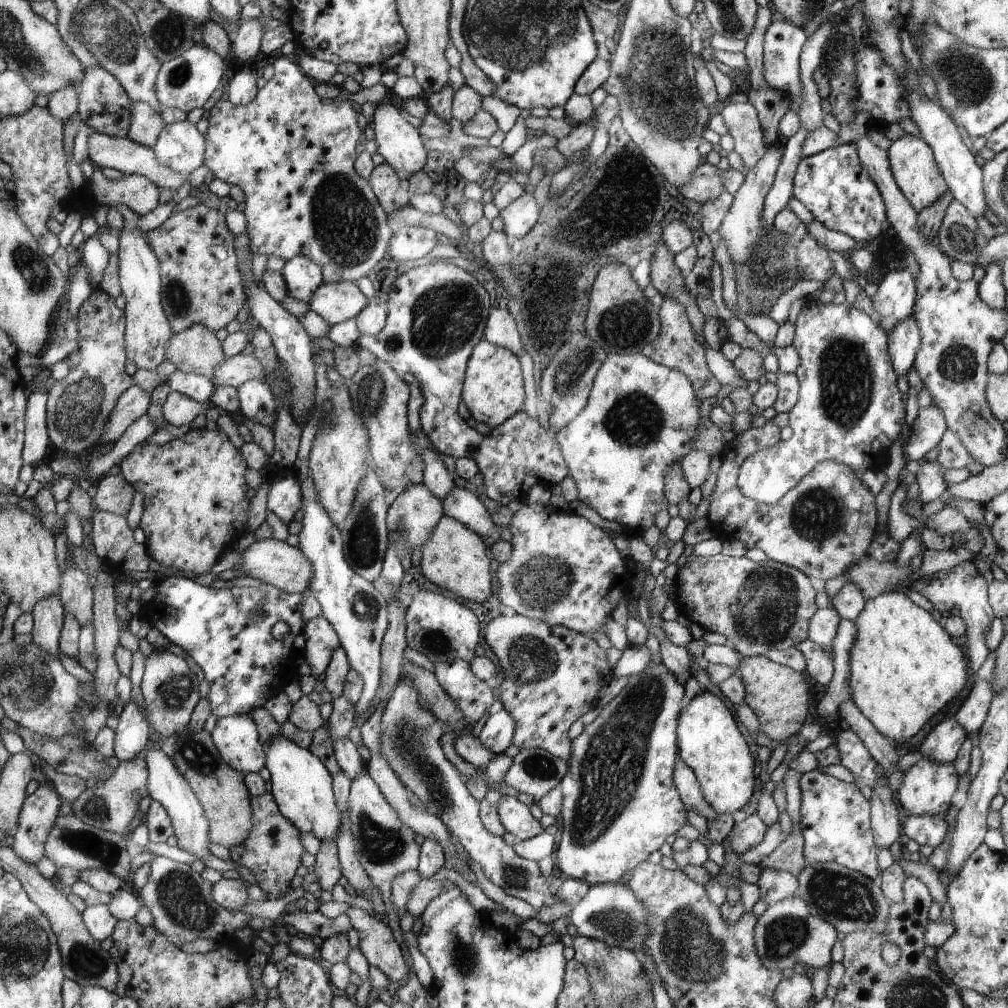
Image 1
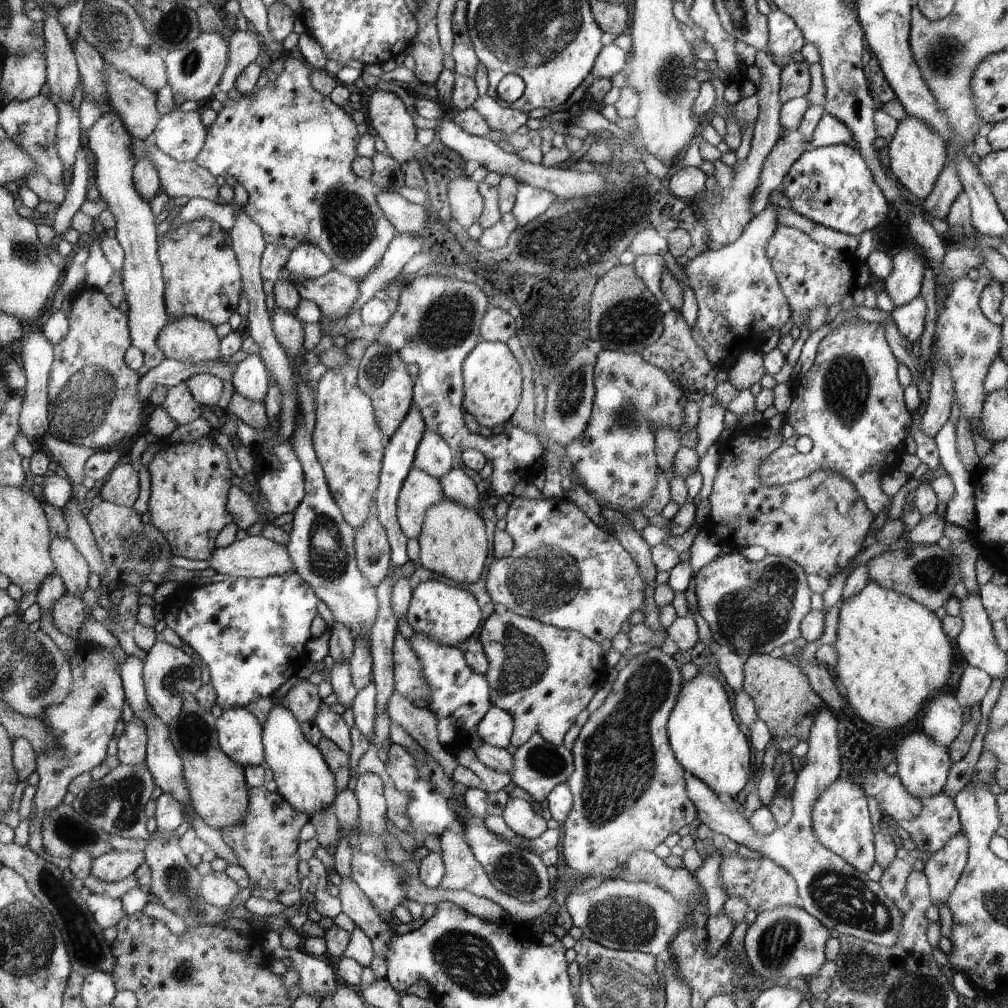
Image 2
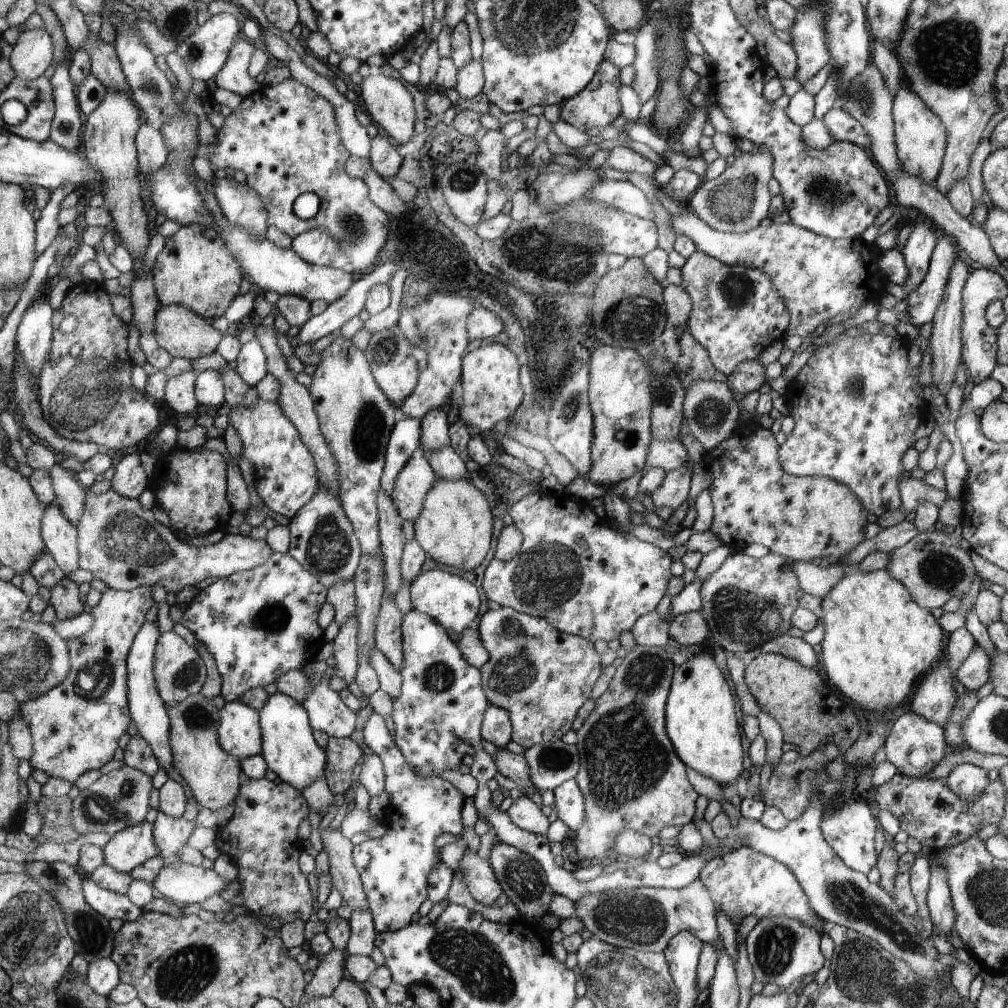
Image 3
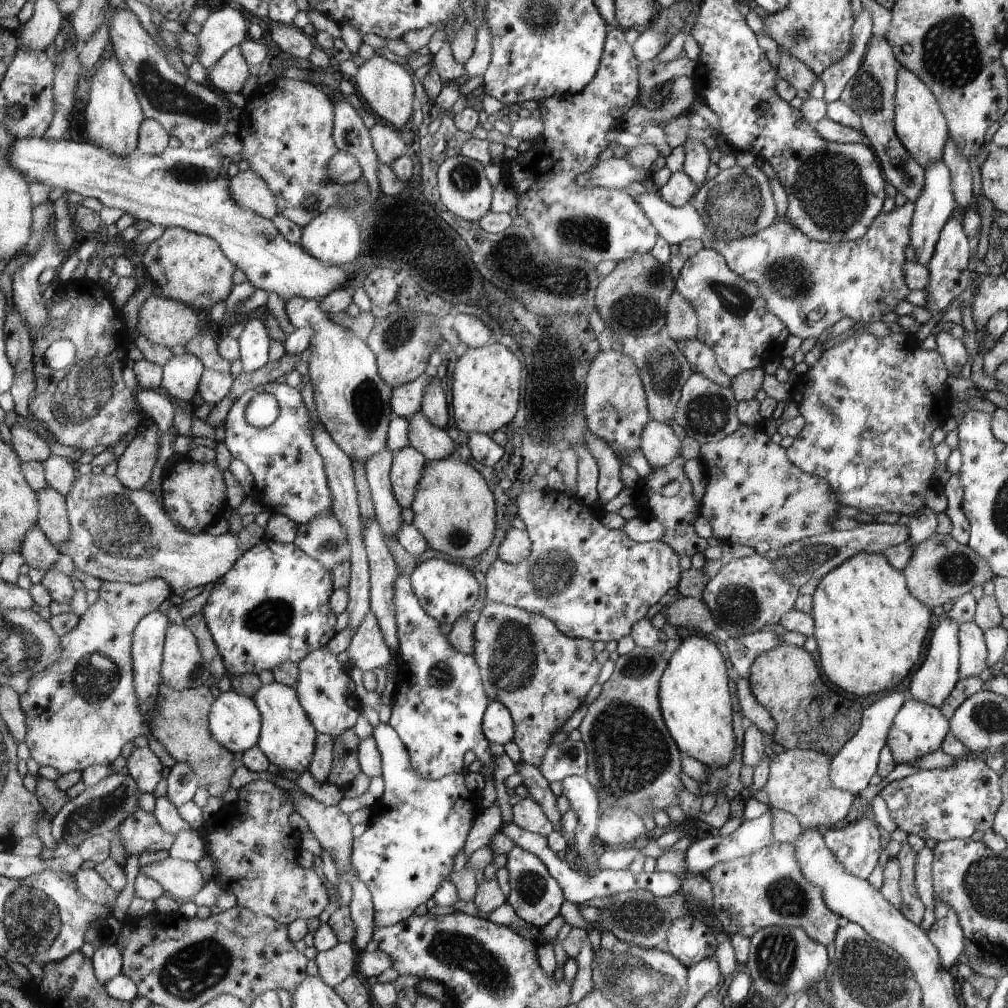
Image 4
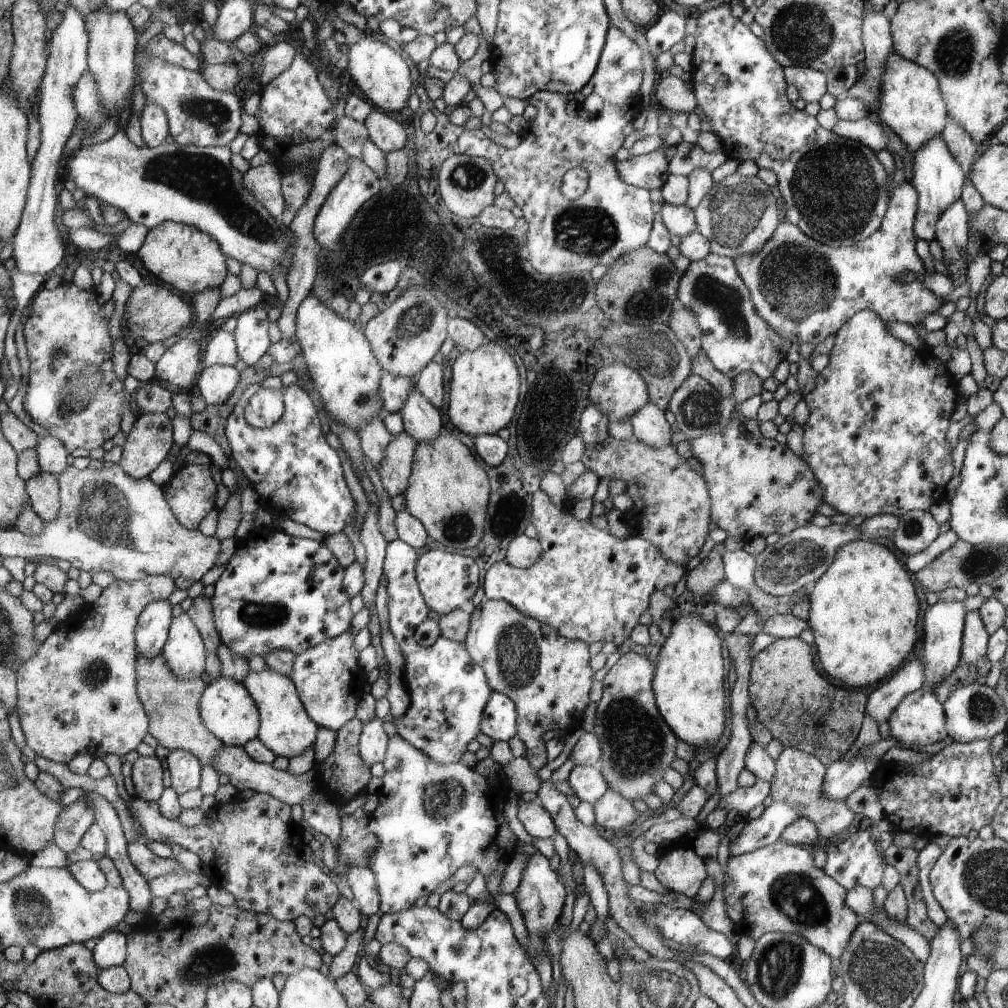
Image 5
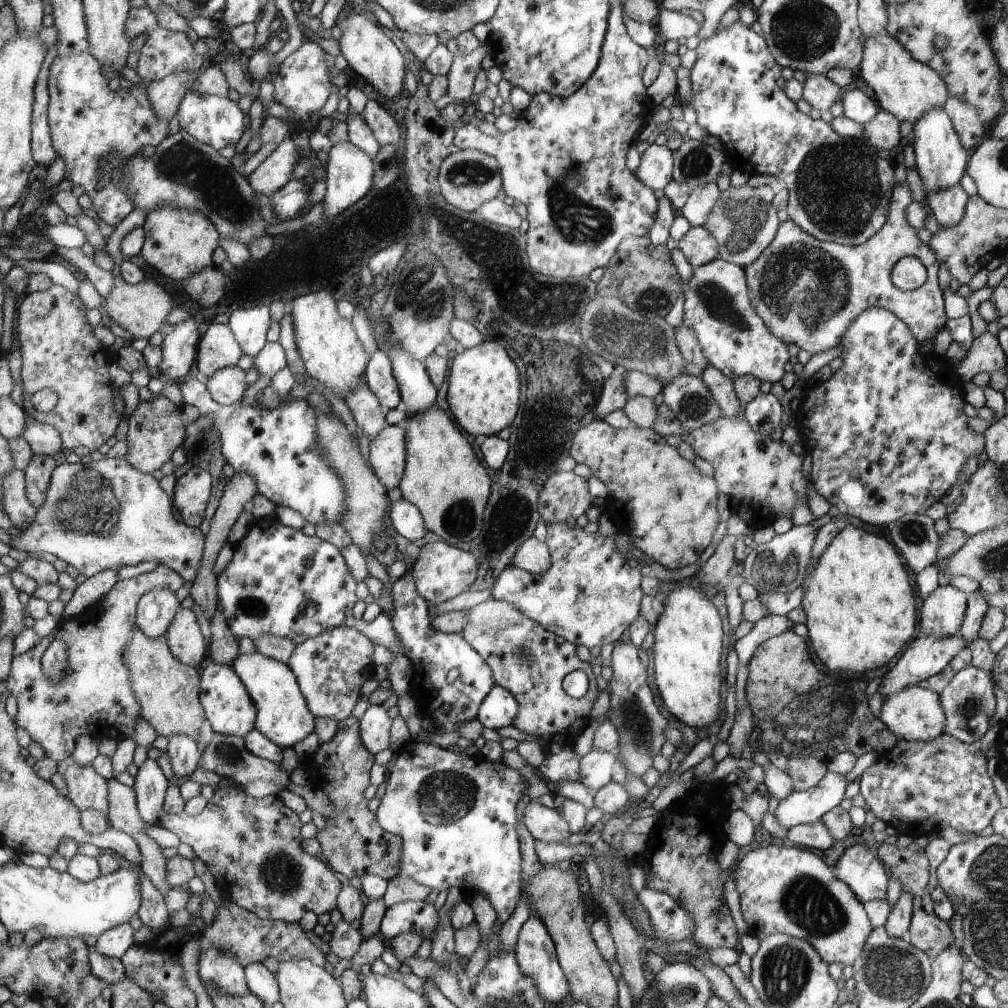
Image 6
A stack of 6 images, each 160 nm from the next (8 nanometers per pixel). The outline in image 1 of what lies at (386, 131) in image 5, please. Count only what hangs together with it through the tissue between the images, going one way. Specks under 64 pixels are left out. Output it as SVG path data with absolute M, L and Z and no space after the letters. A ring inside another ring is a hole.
M388 163L374 167L367 181L386 213L396 213L408 204L408 190L402 188L397 171Z

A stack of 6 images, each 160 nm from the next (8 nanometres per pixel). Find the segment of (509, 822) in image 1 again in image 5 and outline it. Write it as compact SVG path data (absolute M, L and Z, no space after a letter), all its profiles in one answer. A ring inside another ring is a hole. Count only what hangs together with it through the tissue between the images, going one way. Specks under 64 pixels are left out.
M520 802L517 818L531 838L553 839L558 830L552 816L538 802Z

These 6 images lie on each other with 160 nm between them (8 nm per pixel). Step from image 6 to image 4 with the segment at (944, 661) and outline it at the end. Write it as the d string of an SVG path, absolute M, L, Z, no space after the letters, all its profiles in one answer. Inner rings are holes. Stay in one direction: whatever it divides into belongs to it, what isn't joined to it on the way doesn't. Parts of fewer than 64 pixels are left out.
M897 687L863 710L861 726L856 735L846 742L846 745L833 756L832 762L830 762L828 774L834 788L850 792L856 797L870 784L872 776L877 774L880 753L882 748L887 745L887 737L894 718L907 698L908 688L903 690L903 688Z

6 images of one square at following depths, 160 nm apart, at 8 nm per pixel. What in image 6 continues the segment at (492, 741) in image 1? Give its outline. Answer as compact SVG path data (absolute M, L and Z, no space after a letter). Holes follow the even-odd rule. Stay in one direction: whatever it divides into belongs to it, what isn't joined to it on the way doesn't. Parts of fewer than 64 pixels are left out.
M495 685L493 691L482 702L478 710L477 720L482 727L491 728L495 731L505 730L517 718L520 704L514 699L514 694L505 687Z

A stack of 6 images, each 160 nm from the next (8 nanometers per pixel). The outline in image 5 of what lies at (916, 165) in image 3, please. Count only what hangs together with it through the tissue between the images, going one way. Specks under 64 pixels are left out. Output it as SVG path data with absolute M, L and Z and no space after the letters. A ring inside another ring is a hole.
M892 52L886 60L884 74L880 78L880 88L882 96L875 114L879 122L888 126L912 153L920 150L928 140L941 136L948 124L949 115L938 78L930 73L930 70Z

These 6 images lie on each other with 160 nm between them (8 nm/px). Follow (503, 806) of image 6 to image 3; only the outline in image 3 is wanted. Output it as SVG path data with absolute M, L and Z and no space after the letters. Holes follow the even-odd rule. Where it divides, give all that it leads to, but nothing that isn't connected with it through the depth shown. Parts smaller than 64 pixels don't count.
M373 712L366 722L362 732L364 732L364 743L382 760L385 766L385 790L390 794L390 804L388 805L388 815L385 820L388 832L382 838L370 839L353 846L353 864L360 876L366 899L368 900L369 912L373 917L373 924L377 933L386 933L399 930L412 923L412 916L418 912L422 902L426 900L426 890L429 890L429 876L433 872L434 866L440 865L438 850L434 846L434 840L438 834L446 834L450 839L460 837L462 828L462 804L464 796L460 794L452 782L441 777L422 776L406 762L404 752L392 739L392 735L386 726L385 719Z

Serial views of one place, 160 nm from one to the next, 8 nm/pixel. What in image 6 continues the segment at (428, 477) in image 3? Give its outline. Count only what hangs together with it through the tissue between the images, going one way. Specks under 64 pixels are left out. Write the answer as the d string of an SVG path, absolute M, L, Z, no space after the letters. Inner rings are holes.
M402 424L387 425L370 444L370 464L388 490L401 485L406 458L407 432Z

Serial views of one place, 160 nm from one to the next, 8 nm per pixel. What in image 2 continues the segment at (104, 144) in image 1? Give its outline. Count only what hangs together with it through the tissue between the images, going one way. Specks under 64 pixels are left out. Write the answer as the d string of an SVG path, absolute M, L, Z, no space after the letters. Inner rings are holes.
M133 140L134 159L150 158L158 168L158 177L162 190L168 197L192 199L200 197L218 202L220 194L217 179L205 167L200 167L195 160L177 162L161 152L153 141Z

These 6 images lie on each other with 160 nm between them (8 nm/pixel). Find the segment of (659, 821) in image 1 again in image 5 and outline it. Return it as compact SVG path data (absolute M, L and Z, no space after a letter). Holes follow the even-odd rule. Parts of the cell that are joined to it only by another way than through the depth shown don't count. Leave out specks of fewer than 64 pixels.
M632 651L624 654L602 680L604 693L596 708L593 734L598 736L602 748L599 770L604 772L602 776L608 786L631 802L654 793L656 782L663 780L662 772L676 757L678 736L666 725L656 707L654 674L655 667L647 656Z

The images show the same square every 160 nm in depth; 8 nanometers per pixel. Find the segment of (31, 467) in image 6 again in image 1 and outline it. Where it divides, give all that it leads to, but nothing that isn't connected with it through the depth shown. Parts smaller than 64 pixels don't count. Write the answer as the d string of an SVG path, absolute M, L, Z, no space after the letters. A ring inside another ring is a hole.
M77 568L66 569L62 586L57 594L66 613L74 615L80 626L93 620L93 580Z

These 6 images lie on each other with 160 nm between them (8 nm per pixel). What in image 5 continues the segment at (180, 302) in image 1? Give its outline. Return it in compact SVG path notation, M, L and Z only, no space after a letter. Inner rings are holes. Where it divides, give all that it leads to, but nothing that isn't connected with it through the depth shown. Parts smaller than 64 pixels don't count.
M162 222L161 226L149 228L145 245L137 253L138 259L158 280L182 294L198 294L206 288L219 288L226 274L226 258L220 252L216 239L210 234L176 222Z

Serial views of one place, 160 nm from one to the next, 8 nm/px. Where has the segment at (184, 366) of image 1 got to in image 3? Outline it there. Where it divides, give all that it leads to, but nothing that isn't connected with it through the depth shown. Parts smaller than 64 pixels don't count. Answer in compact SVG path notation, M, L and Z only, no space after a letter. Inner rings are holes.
M170 304L158 306L154 318L154 334L161 347L164 347L173 357L188 359L194 362L195 358L211 355L217 351L222 340L222 334L214 330L203 317L181 305Z

